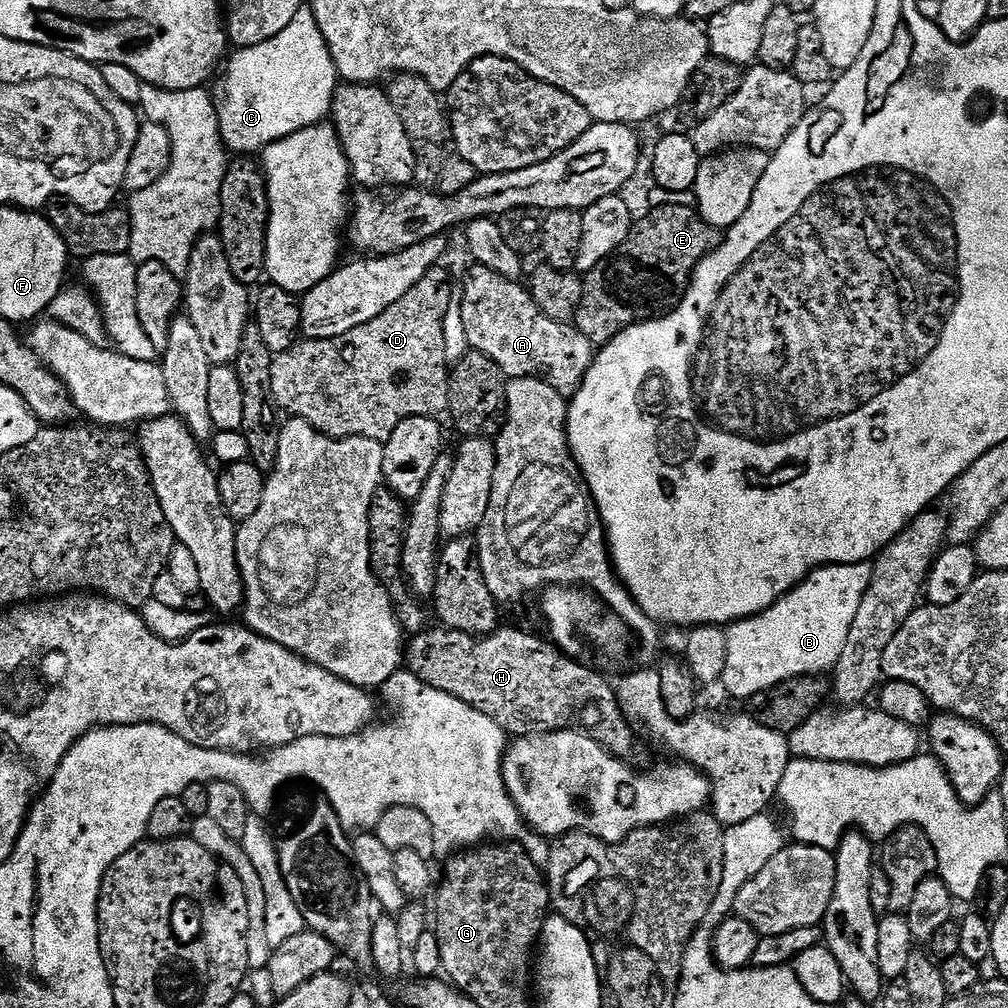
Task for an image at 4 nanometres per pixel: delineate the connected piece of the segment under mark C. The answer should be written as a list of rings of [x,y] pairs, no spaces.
[[[300,8],[298,14],[294,14],[294,22],[290,22],[290,26],[282,30],[282,34],[274,34],[274,38],[258,42],[258,46],[233,51],[231,56],[227,61],[228,73],[220,84],[220,94],[215,97],[221,138],[229,153],[259,153],[268,145],[298,130],[321,123],[331,113],[332,97],[336,95],[338,77],[332,55],[311,8]]]

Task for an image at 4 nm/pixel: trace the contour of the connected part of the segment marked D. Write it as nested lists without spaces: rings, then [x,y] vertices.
[[[437,266],[418,282],[408,293],[402,295],[398,302],[394,302],[384,313],[379,314],[373,321],[365,325],[356,326],[349,333],[341,334],[334,338],[325,340],[301,339],[290,350],[275,353],[272,357],[272,369],[270,370],[270,382],[272,383],[272,398],[276,401],[277,409],[288,411],[289,417],[297,420],[310,422],[319,432],[332,436],[335,440],[341,440],[347,436],[361,436],[371,440],[387,442],[390,434],[394,434],[394,426],[411,416],[439,417],[439,412],[447,413],[448,406],[448,382],[450,379],[450,357],[446,350],[446,338],[444,337],[444,323],[450,306],[454,303],[454,292],[452,296],[452,276],[444,269],[444,266]]]

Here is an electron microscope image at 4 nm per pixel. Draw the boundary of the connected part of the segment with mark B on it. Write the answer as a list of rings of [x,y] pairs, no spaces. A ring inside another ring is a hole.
[[[868,562],[830,564],[826,568],[818,568],[795,588],[791,588],[774,606],[759,612],[757,616],[737,620],[735,624],[727,625],[729,645],[722,687],[724,686],[734,699],[748,702],[754,694],[765,692],[775,684],[781,684],[799,676],[824,674],[827,673],[827,668],[828,671],[835,669],[842,654],[842,646],[846,646],[846,638],[850,638],[854,618],[858,618],[858,608],[862,606],[864,595],[871,586],[873,573],[873,565]]]

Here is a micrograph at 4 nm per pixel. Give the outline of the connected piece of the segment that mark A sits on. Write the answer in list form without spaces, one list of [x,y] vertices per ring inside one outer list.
[[[483,266],[473,269],[464,284],[464,293],[461,296],[459,293],[458,296],[458,302],[462,306],[462,326],[466,326],[469,349],[489,356],[503,370],[505,377],[535,376],[536,379],[554,386],[554,390],[558,390],[558,394],[565,398],[575,396],[590,370],[592,361],[596,359],[597,349],[590,342],[590,338],[586,338],[586,334],[579,332],[571,323],[542,314],[531,291],[525,285],[523,288],[522,285],[516,284],[520,282],[515,279]]]

